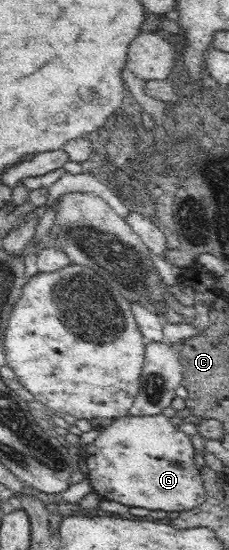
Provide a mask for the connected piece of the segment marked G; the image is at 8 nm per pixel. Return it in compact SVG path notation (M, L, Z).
M131 414L106 418L97 422L95 442L85 446L79 456L87 460L87 482L91 482L94 493L102 499L113 499L129 508L164 510L169 514L194 509L203 504L206 490L200 470L195 466L193 456L197 450L187 434L177 430L163 414L136 417Z

